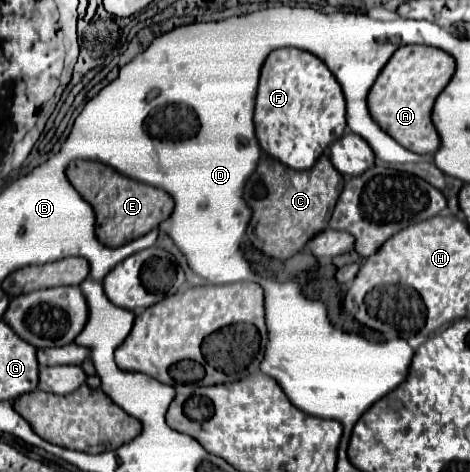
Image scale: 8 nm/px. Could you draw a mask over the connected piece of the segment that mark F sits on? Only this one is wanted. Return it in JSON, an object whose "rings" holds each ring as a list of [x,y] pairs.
{"rings":[[[302,49],[272,51],[260,71],[254,109],[256,139],[262,151],[286,167],[304,171],[328,149],[346,129],[346,103],[342,89],[330,69],[312,53]]]}

